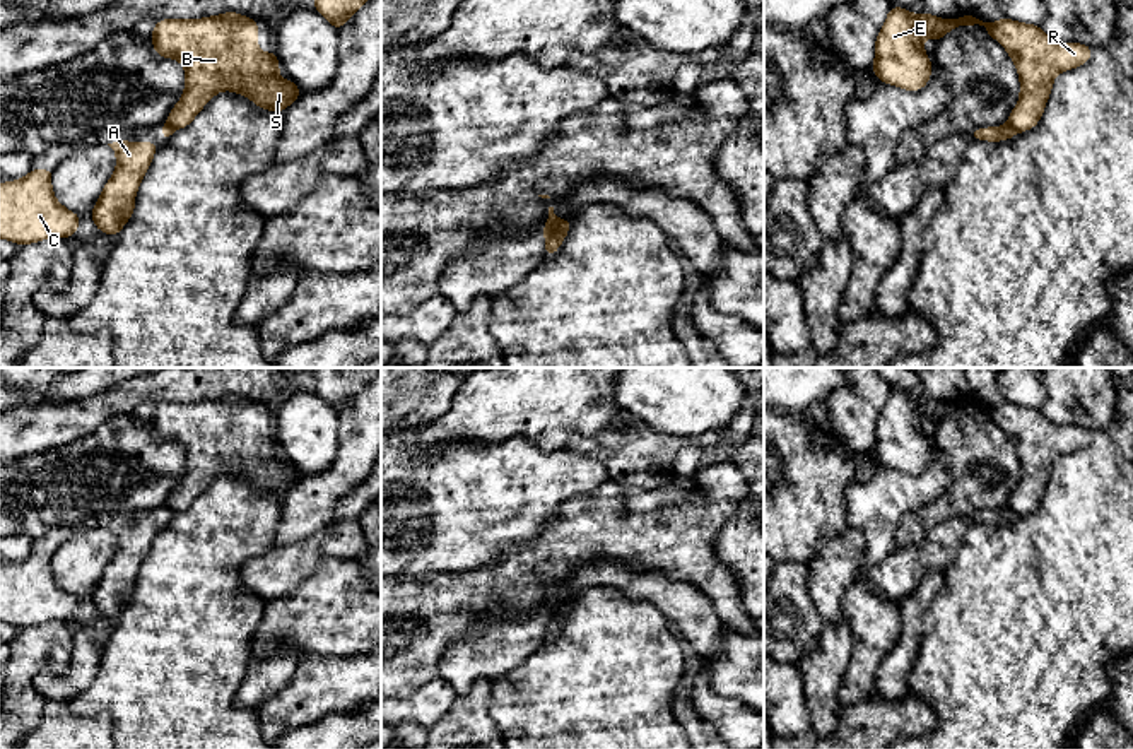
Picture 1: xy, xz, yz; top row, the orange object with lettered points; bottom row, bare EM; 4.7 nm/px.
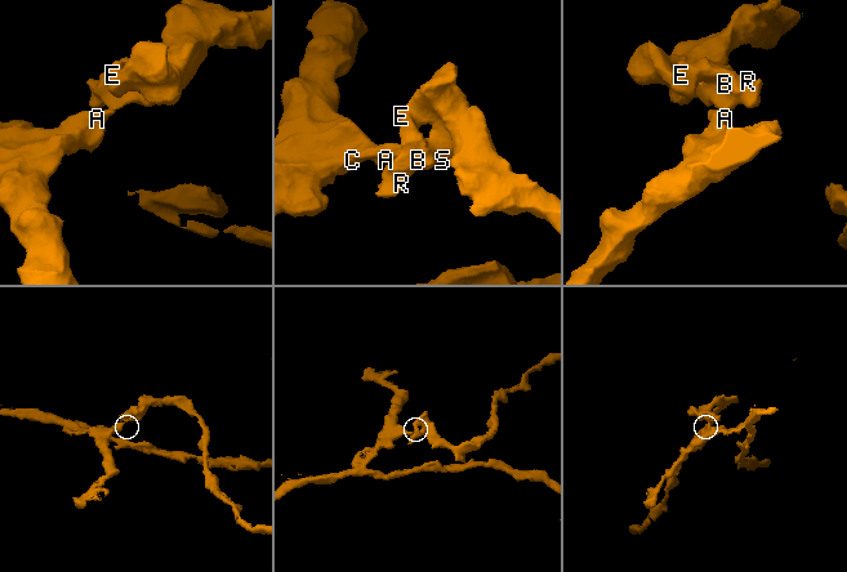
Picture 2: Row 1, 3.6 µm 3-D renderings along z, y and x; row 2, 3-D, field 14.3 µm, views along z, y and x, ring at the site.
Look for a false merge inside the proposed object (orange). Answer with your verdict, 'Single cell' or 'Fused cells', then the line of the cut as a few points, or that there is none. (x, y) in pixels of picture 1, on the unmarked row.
Fused cells. Split along xz (561, 602), (545, 625)

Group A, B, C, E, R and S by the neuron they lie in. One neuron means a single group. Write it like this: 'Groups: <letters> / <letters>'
Groups: A C / B E R S

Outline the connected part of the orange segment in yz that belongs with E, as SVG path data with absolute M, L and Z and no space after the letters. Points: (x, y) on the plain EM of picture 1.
M892 388L875 422L872 455L884 467L904 474L921 474L933 455L923 422L940 424L957 409L971 410L976 407L983 409L1015 446L1020 475L1007 508L1017 515L1032 513L1039 506L1054 460L1082 450L1092 439L1092 429L1054 424L1036 407L1007 400L996 405L983 405L971 395L957 402L940 402L925 393L914 398L907 392Z

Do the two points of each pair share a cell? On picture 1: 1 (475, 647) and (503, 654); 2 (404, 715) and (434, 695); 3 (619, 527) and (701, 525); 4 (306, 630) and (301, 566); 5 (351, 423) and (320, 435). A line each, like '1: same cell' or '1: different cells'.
1: same cell
2: same cell
3: same cell
4: different cells
5: different cells

